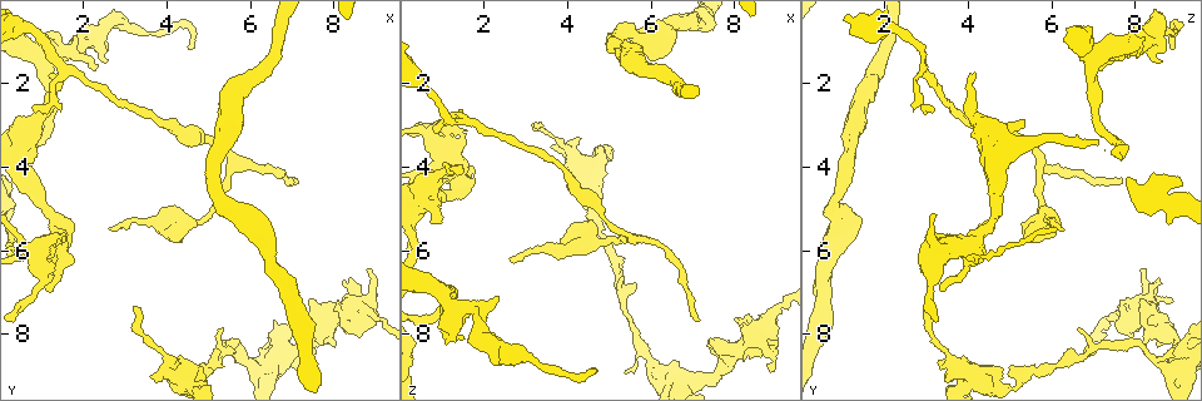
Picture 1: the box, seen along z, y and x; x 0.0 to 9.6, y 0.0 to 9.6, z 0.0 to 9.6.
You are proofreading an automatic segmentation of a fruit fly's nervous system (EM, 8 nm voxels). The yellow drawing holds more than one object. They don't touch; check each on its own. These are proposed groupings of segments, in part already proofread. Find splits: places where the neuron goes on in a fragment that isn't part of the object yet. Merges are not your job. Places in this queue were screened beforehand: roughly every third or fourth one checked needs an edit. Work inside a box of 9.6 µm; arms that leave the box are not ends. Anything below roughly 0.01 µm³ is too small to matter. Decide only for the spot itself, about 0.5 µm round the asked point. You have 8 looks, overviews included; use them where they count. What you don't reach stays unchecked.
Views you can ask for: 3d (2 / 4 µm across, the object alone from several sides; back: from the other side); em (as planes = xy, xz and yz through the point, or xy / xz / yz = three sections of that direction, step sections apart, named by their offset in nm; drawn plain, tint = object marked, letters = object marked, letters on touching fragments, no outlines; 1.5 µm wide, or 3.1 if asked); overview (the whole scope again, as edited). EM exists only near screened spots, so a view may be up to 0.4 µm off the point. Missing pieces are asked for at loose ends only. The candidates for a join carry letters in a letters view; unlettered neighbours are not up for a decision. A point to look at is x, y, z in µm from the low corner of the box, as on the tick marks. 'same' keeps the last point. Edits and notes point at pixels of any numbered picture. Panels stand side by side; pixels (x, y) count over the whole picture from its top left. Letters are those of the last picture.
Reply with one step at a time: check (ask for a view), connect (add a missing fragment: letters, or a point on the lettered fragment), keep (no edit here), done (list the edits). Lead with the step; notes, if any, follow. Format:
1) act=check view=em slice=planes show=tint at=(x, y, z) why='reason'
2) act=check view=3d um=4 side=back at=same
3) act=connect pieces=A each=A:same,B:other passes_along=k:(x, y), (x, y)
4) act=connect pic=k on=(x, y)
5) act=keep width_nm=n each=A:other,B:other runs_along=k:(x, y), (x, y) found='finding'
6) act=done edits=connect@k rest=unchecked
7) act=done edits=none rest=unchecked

act=check view=em slice=xy step=8 show=letters at=(0.80, 2.55, 3.25) why='an open end'

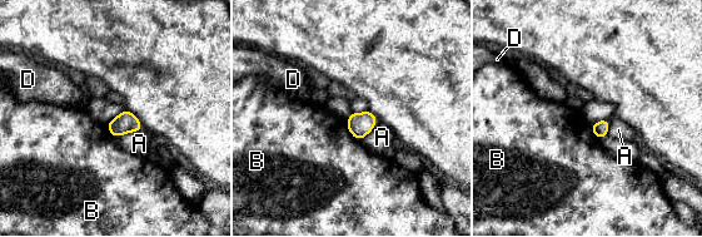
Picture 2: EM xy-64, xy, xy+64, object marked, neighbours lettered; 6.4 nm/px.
act=keep each=A:other,B:other,D:other border=2:(345, 119), (348, 131), (359, 141) found='none of them fits'

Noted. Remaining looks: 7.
act=check view=em slice=yz step=4 show=letters at=(4.50, 1.15, 8.80) why='thin end'

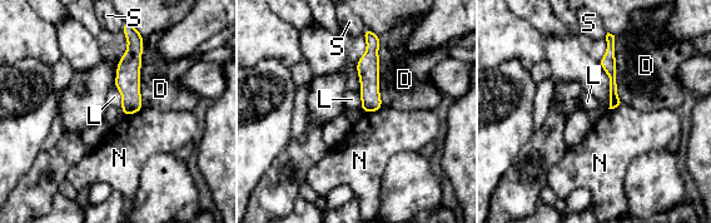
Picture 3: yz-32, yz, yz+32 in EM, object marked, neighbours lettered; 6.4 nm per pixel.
act=keep each=D:other,L:other,N:other,S:other runs_along=3:(134, 39), (127, 112) found='no lettered fragment goes on from it'

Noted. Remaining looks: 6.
act=check view=em slice=xz step=4 show=tint at=(2.35, 1.20, 8.75) why='free end'

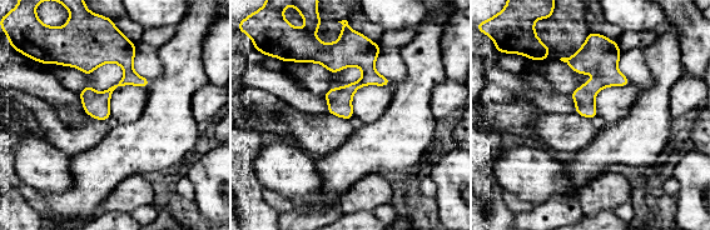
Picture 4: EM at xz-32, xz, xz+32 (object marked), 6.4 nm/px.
act=check view=em slice=planes show=letters at=same

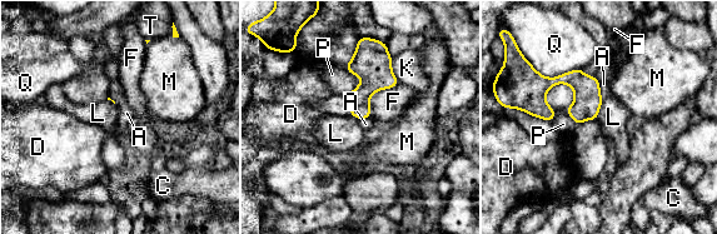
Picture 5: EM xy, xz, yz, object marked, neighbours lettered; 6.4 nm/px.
act=keep each=A:other,C:other,D:other,F:other,K:other,L:other,M:other,P:other,Q:other,T:other border=5:(598, 81), (603, 100) found='none of them fits'

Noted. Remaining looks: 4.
act=done edits=none rest=unchecked

